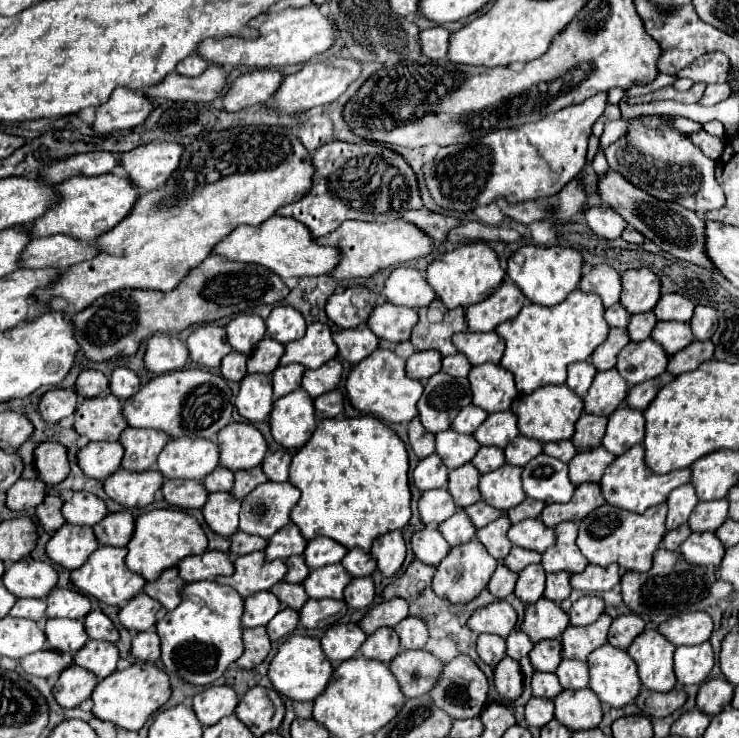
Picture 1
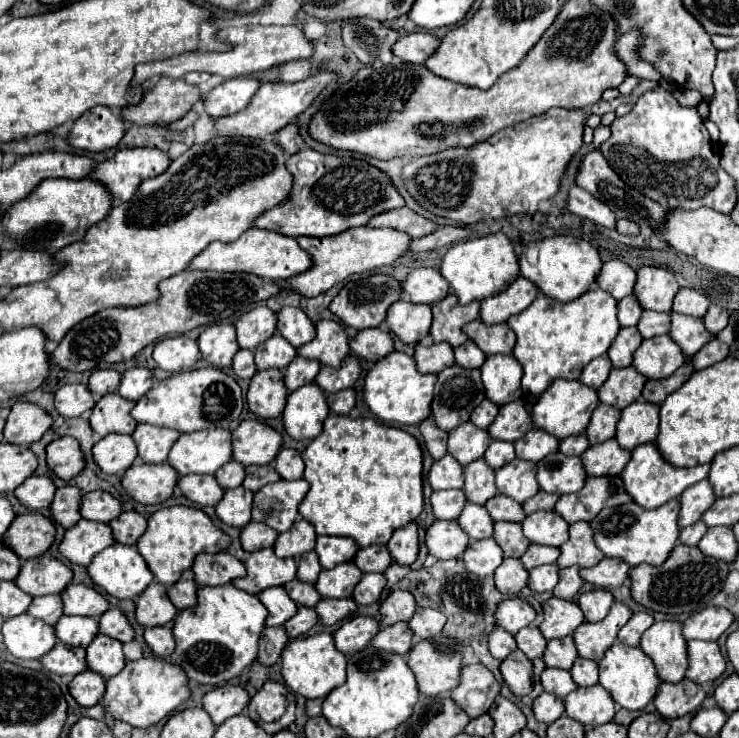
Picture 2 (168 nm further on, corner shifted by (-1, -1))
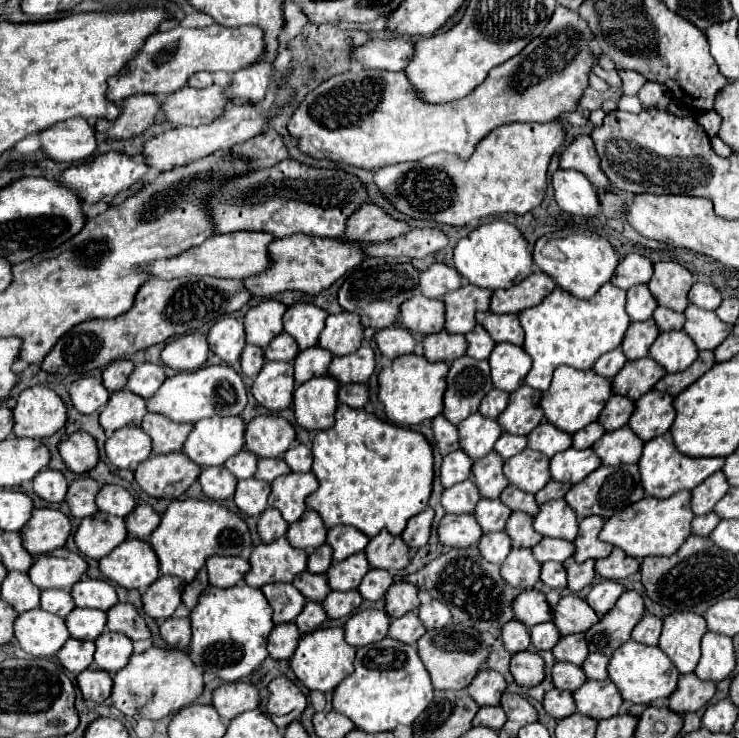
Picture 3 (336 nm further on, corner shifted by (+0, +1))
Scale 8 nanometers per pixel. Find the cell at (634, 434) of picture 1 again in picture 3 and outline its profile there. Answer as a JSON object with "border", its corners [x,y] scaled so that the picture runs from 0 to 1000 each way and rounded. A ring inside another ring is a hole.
{"border":[[[880,528],[858,545],[858,558],[850,569],[850,577],[869,599],[877,599],[904,585],[909,569],[912,569],[909,539],[890,528]]]}

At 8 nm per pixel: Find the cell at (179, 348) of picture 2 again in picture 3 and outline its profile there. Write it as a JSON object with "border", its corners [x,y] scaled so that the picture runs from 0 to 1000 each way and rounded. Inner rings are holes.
{"border":[[[260,450],[227,463],[219,474],[219,491],[233,501],[265,501],[281,488],[281,463],[271,450]]]}

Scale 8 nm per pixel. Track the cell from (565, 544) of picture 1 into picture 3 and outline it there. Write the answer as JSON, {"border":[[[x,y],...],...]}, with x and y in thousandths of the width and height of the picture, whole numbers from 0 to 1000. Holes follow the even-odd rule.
{"border":[[[796,699],[790,705],[785,705],[785,718],[782,718],[782,726],[777,732],[777,759],[779,762],[790,762],[796,756],[820,756],[828,745],[825,737],[820,734],[812,734],[809,732],[809,718],[815,715],[815,707],[817,702],[809,702],[809,699]]]}

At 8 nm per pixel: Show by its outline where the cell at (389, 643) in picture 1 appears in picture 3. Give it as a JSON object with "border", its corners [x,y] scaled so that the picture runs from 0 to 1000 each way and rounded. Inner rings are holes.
{"border":[[[555,829],[555,832],[547,832],[544,837],[530,840],[530,846],[525,851],[525,862],[539,870],[547,870],[547,873],[560,873],[574,856],[576,854],[574,854],[568,837],[563,835],[563,829]]]}

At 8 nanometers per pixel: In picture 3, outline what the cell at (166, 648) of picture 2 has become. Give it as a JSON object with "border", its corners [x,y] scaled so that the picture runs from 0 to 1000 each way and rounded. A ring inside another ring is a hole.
{"border":[[[227,837],[217,846],[217,862],[230,878],[252,881],[257,867],[257,840],[254,837]]]}

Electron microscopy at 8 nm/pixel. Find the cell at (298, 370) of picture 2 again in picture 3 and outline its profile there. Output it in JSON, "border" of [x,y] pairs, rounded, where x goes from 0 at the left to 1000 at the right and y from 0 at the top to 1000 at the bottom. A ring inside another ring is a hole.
{"border":[[[430,469],[409,474],[398,485],[398,515],[401,515],[401,520],[411,520],[419,512],[438,509],[447,488],[449,488],[449,480],[444,474],[430,472]]]}

